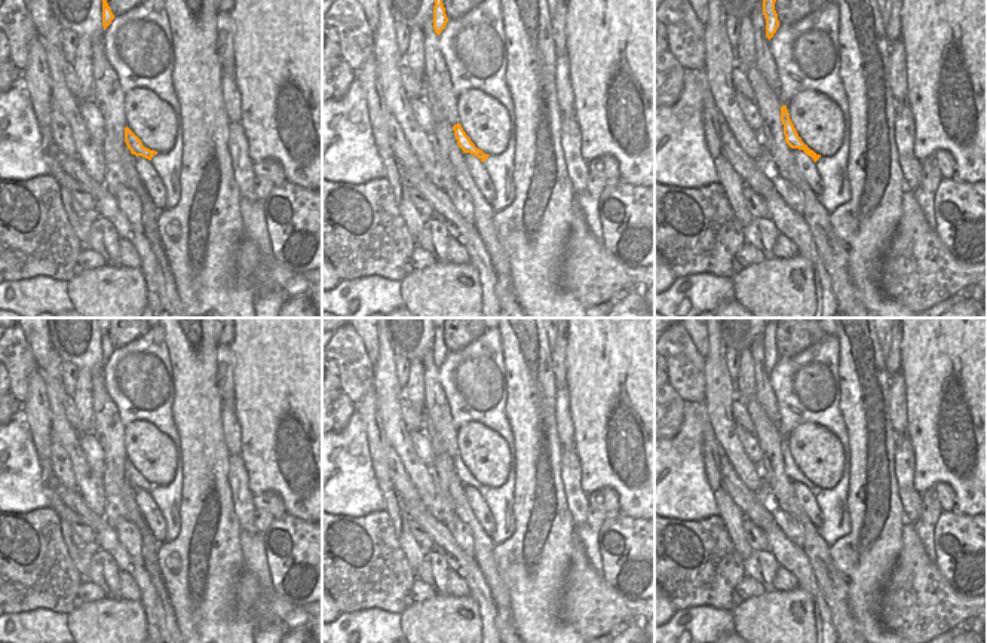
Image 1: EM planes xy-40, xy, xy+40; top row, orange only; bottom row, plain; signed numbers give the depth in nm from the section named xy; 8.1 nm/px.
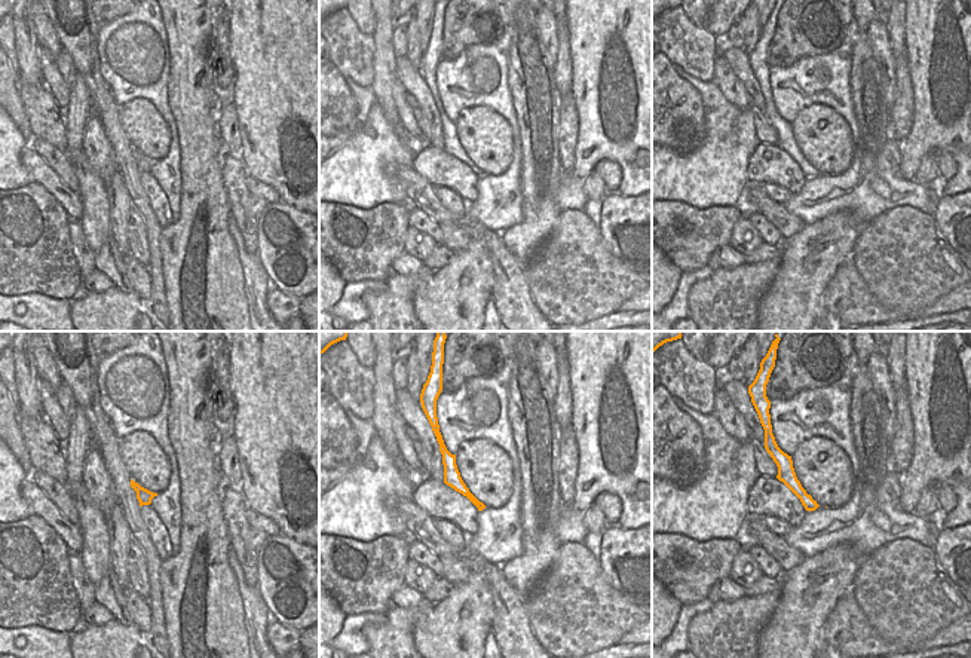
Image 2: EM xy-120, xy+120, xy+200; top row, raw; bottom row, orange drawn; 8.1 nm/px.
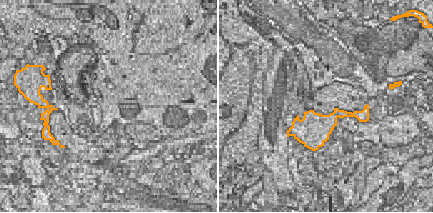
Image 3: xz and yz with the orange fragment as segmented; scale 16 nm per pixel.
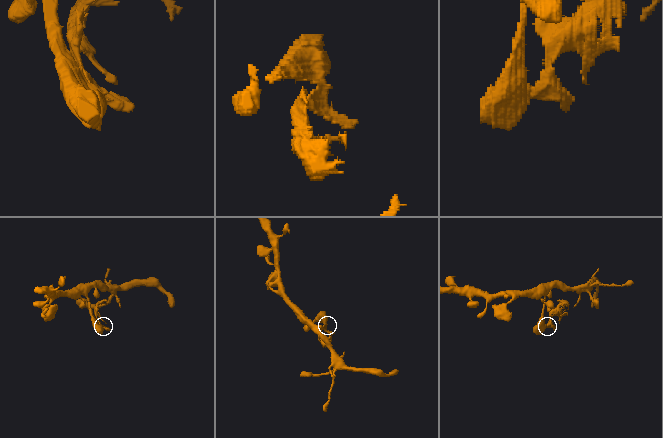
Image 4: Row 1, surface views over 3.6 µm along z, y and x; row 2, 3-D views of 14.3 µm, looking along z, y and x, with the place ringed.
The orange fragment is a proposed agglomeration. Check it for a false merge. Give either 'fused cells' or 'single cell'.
fused cells

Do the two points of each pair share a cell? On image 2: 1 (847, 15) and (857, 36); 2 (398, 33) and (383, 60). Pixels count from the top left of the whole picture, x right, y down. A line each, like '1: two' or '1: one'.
1: two
2: two

